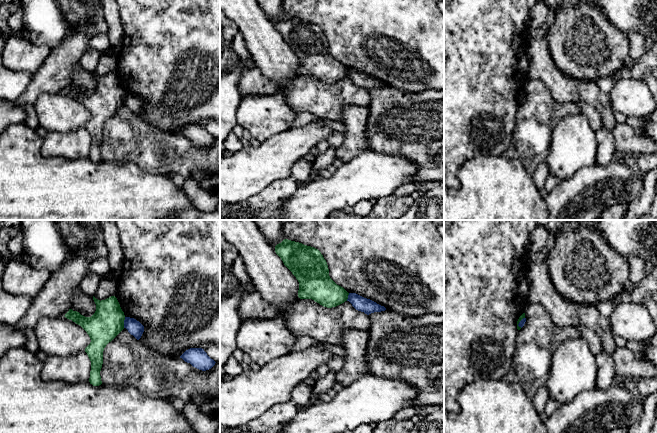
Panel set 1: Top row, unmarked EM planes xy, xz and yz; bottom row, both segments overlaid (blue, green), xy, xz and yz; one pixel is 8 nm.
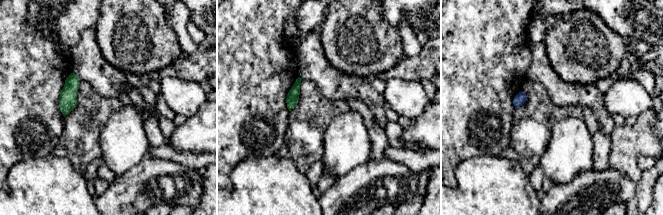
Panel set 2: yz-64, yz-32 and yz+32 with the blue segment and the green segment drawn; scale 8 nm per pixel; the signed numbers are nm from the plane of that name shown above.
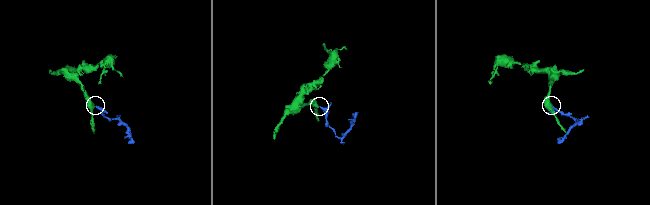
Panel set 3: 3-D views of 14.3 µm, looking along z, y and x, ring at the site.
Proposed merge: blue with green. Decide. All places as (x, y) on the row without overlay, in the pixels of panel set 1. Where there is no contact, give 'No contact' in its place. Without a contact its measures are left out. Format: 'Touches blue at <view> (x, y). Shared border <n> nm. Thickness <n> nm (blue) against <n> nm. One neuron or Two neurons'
Touches blue at xy (124, 98). Shared border 90 nm. Thickness 120 nm (blue) against 260 nm. Two neurons

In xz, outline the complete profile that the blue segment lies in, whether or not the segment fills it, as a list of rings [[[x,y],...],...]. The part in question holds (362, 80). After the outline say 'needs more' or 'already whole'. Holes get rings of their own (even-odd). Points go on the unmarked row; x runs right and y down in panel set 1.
[[[349,69],[347,77],[349,77],[356,86],[364,88],[367,91],[386,86],[384,82],[356,69]]] | already whole

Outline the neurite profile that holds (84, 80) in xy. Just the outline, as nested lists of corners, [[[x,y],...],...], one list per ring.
[[[79,63],[76,65],[71,84],[85,93],[91,93],[96,87],[93,72],[86,71]]]

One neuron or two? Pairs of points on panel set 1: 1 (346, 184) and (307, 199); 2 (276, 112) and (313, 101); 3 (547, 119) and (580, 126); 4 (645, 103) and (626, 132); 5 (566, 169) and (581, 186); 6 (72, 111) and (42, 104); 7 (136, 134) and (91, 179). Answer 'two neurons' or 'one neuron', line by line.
1: one neuron
2: two neurons
3: two neurons
4: two neurons
5: two neurons
6: one neuron
7: two neurons

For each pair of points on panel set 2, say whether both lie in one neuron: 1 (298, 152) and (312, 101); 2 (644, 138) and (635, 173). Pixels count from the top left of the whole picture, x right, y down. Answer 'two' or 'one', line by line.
1: one
2: one

